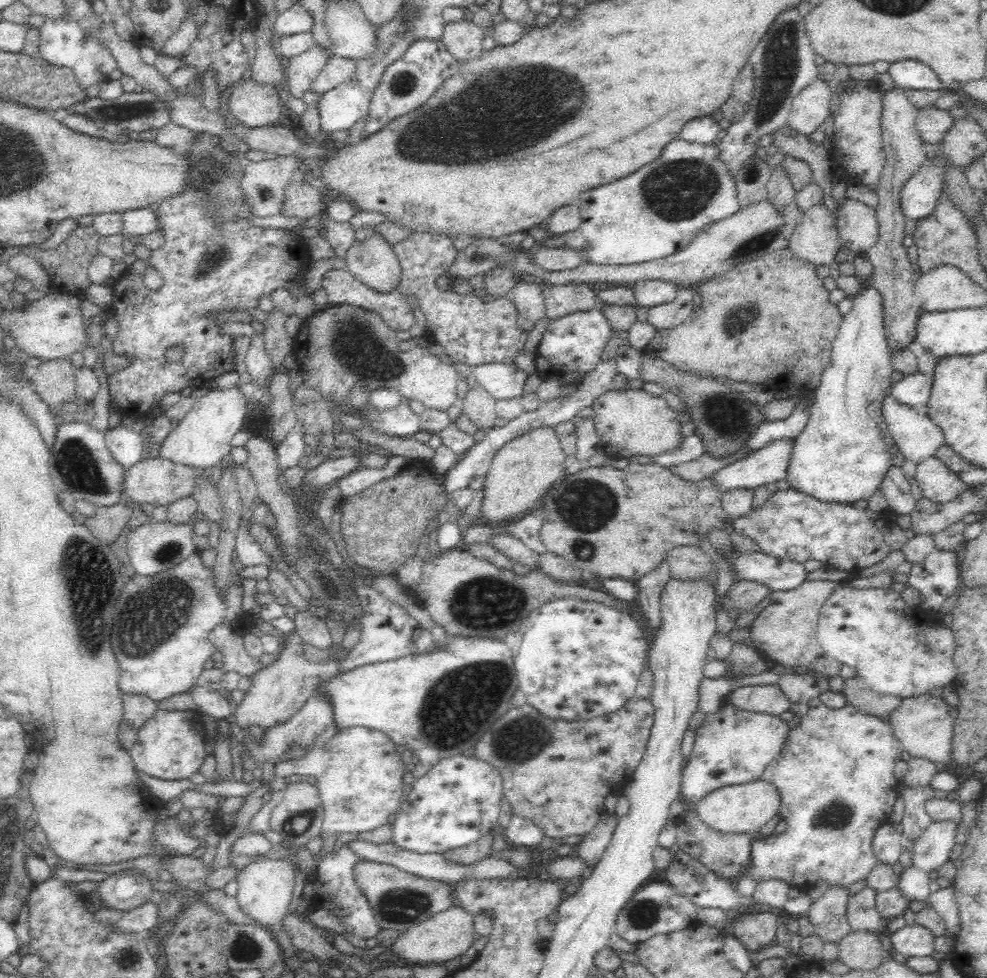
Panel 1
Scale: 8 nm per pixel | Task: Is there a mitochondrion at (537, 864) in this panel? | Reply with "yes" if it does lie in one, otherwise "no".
no

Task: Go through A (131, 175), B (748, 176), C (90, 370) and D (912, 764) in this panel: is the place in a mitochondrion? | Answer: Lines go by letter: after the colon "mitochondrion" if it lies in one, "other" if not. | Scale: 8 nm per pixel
A: other
B: mitochondrion
C: other
D: other

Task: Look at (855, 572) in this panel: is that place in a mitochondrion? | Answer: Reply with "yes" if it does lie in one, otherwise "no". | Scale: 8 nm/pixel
no

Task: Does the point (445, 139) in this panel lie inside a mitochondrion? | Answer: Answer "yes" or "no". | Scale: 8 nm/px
yes

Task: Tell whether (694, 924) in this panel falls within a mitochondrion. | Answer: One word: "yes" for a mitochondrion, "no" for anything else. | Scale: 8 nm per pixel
no

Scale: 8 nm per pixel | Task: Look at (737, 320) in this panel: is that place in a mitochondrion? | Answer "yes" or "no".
yes

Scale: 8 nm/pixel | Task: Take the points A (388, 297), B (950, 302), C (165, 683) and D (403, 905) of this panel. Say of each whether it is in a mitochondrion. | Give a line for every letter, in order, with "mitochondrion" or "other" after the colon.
A: other
B: other
C: other
D: mitochondrion

